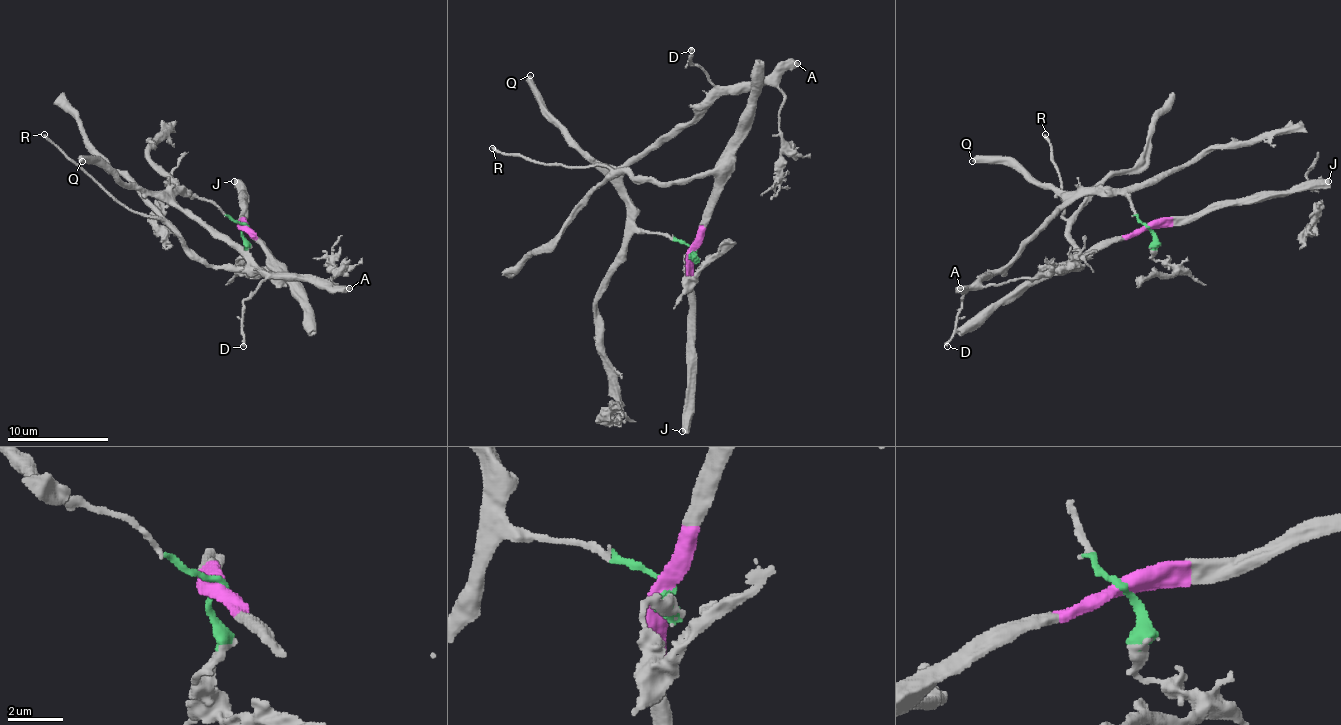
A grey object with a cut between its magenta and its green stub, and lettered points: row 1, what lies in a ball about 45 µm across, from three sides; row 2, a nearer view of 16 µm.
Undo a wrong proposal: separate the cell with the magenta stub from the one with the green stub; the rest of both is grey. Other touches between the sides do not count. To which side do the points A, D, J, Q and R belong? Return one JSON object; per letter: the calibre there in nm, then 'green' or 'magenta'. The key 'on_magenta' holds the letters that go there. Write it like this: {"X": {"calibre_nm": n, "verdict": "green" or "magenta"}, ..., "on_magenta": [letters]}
{"A": {"calibre_nm": 550, "verdict": "green"}, "D": {"calibre_nm": 220, "verdict": "green"}, "J": {"calibre_nm": 600, "verdict": "magenta"}, "Q": {"calibre_nm": 460, "verdict": "green"}, "R": {"calibre_nm": 240, "verdict": "magenta"}, "on_magenta": ["J", "R"]}

